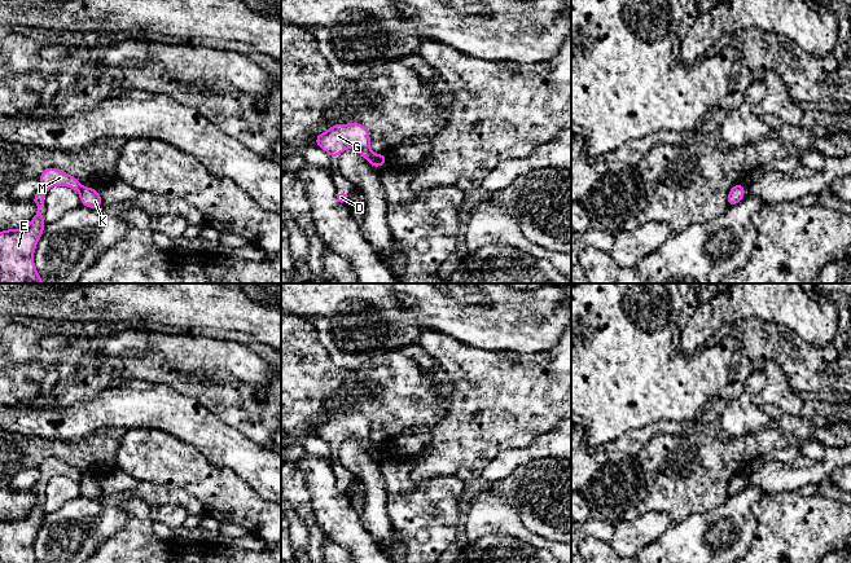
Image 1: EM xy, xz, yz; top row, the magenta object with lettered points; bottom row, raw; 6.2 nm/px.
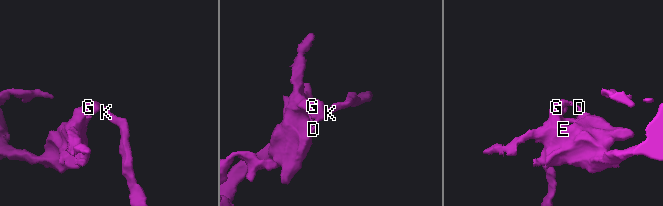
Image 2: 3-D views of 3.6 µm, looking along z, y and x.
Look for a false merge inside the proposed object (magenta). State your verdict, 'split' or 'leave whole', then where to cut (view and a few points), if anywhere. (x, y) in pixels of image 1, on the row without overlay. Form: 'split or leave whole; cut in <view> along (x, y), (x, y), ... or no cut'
split; cut in xz along (371, 443), (367, 448)

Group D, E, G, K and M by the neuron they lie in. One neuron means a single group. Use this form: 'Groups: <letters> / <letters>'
Groups: D E G M / K

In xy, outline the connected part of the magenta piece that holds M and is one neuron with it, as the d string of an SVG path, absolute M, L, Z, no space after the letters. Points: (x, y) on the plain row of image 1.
M54 457L44 459L39 471L40 478L32 488L38 501L28 515L23 519L0 520L0 563L38 563L34 541L47 515L44 503L40 501L47 480L57 475L71 479L82 478L76 467Z

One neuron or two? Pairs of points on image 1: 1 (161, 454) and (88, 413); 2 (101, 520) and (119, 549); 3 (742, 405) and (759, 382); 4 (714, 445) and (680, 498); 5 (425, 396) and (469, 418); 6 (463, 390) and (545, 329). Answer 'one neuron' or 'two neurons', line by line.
1: two neurons
2: two neurons
3: one neuron
4: one neuron
5: two neurons
6: two neurons

